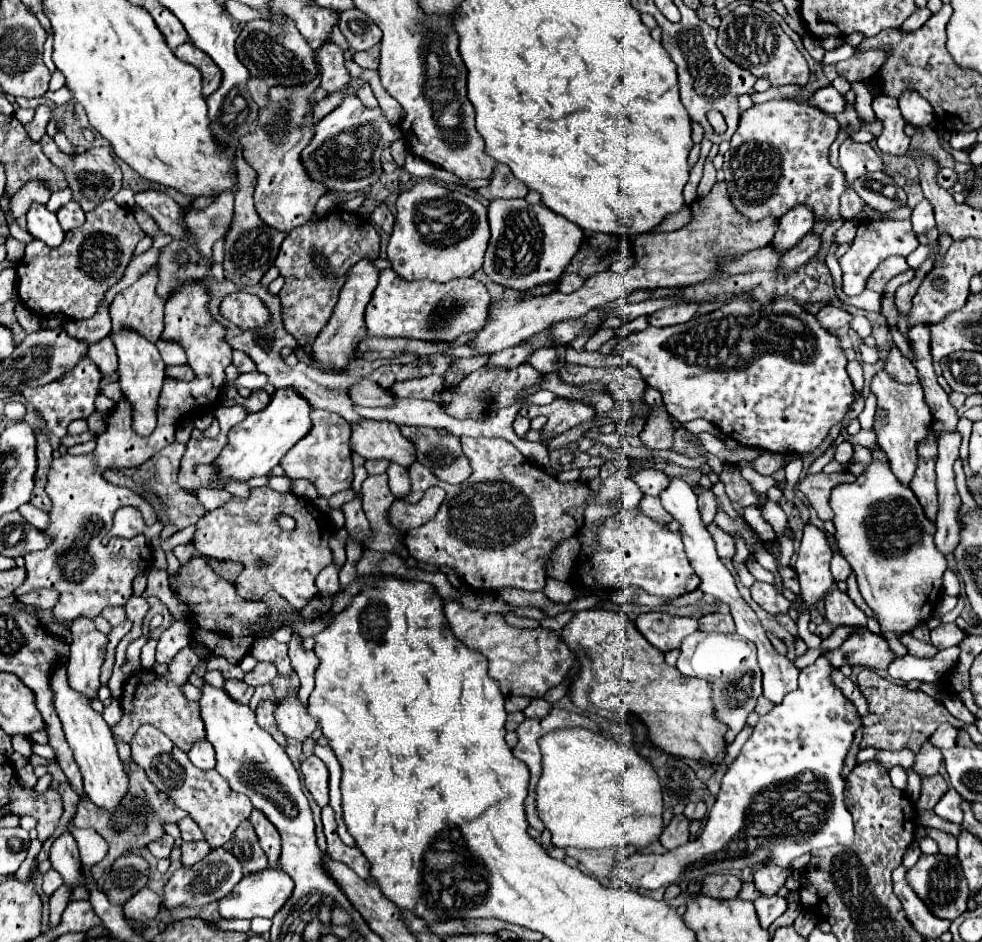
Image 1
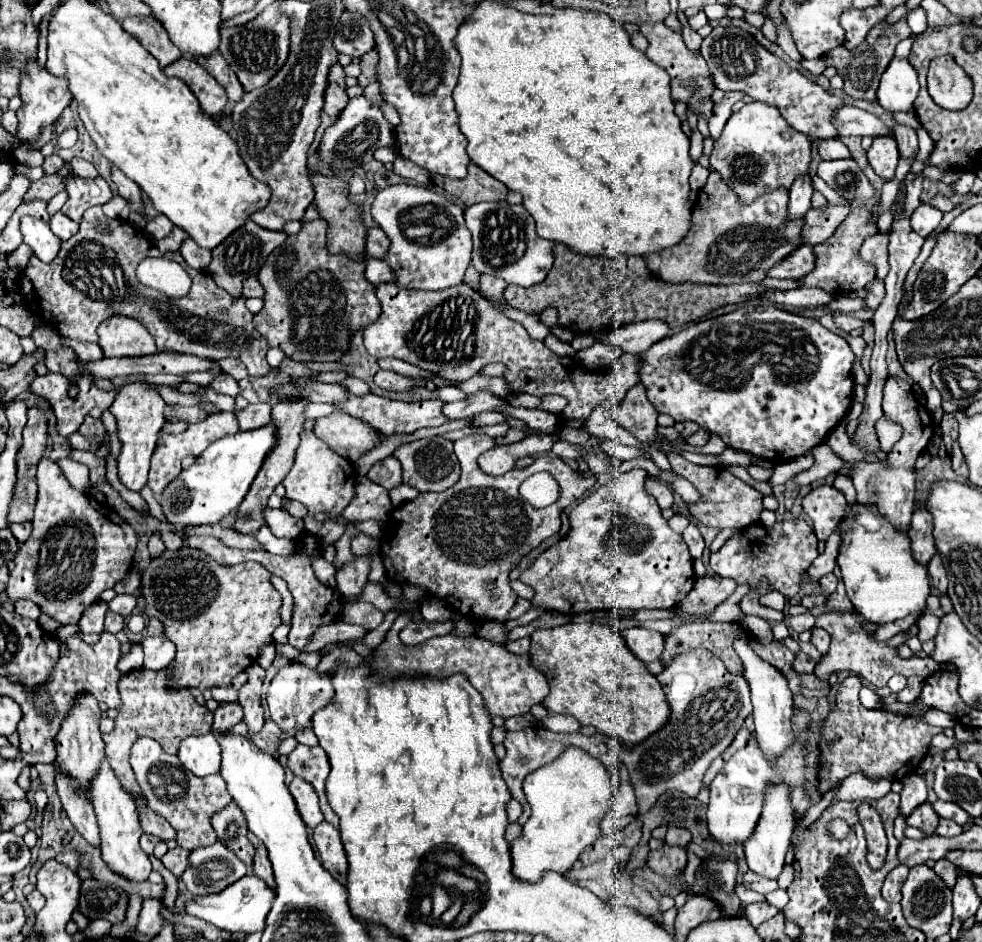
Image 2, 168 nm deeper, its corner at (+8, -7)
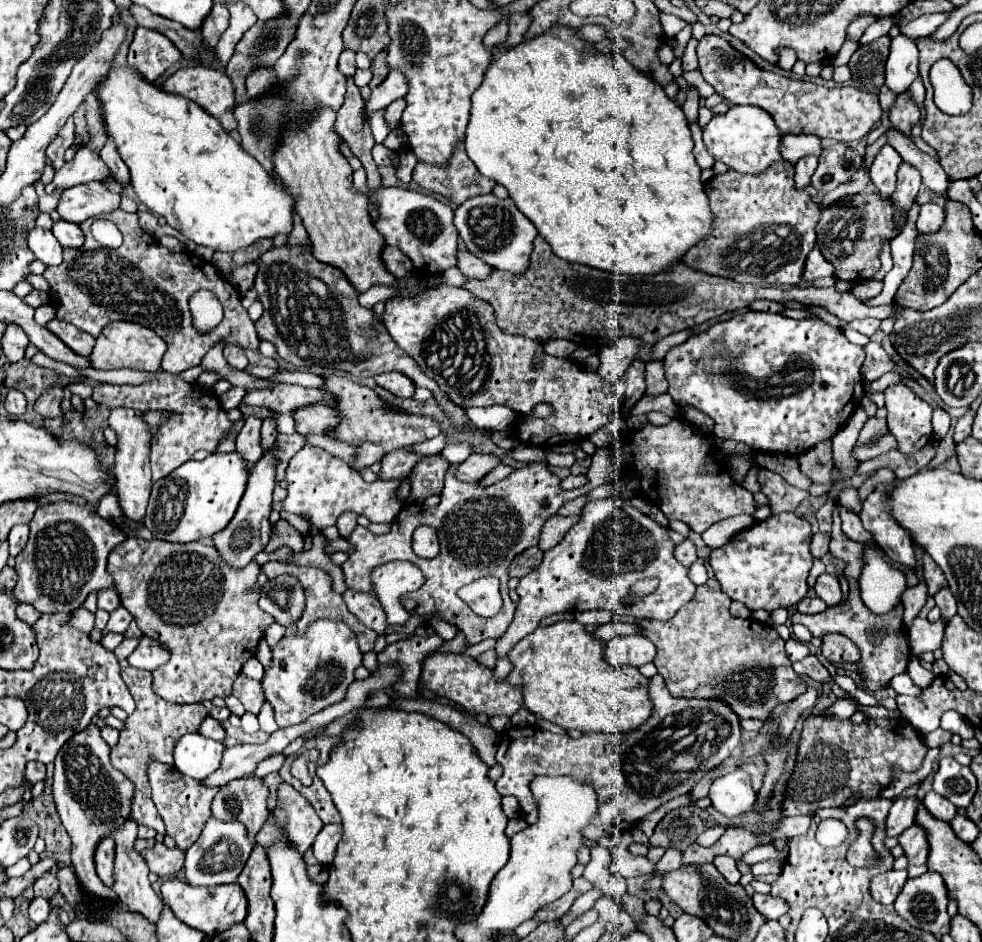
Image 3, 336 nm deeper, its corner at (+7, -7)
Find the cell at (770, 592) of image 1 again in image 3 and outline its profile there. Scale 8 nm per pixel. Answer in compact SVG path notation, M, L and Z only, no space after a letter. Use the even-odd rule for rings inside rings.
M789 638L787 642L785 642L785 650L787 650L787 656L795 662L795 660L801 660L801 658L805 658L807 654L809 654L809 648L803 644L803 642L799 642L799 640L795 640L795 638Z

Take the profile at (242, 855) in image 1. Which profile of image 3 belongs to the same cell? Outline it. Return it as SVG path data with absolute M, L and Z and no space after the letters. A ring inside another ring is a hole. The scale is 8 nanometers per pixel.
M255 774L233 780L215 796L211 806L213 818L225 822L237 820L247 828L249 838L255 838L267 820L267 794L267 786Z

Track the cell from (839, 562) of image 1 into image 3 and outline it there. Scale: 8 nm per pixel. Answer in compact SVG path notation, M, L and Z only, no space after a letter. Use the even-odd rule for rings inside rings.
M821 574L815 582L815 592L817 596L827 604L827 606L835 606L841 600L841 588L839 588L839 580L831 574Z

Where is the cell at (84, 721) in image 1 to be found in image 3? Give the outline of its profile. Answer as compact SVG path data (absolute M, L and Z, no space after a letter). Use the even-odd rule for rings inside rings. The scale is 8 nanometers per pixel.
M127 818L123 824L115 826L113 830L113 840L115 840L115 868L113 868L113 890L119 896L119 900L131 910L143 914L151 924L157 922L163 902L151 888L151 882L147 878L149 866L145 866L145 858L135 850L135 840L137 840L137 822L133 818Z

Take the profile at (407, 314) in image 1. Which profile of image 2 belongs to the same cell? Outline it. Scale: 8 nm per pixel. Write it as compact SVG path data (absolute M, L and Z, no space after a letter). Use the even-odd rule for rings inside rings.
M380 284L376 286L376 296L382 304L382 314L374 324L364 328L366 350L376 358L392 356L404 360L448 380L452 386L480 374L484 366L500 362L506 366L504 378L512 394L532 394L538 398L546 394L564 396L568 404L558 418L566 428L582 428L590 412L610 396L610 372L594 374L574 358L554 354L544 342L532 340L522 324L500 314L466 284L438 292Z

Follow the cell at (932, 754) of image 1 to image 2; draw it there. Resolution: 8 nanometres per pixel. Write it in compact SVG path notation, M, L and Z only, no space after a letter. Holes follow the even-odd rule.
M910 774L902 782L904 782L904 790L900 794L900 798L902 798L900 800L900 814L904 818L908 818L914 808L918 808L920 804L926 802L928 790L926 790L926 780L916 776L916 774Z

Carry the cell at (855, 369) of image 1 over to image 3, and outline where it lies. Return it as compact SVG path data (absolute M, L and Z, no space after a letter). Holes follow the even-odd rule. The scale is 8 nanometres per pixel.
M866 394L861 399L861 406L868 415L868 419L865 426L861 428L857 444L851 452L857 462L877 458L879 454L895 448L895 438L891 436L891 432L887 432L886 419L876 417L878 408Z

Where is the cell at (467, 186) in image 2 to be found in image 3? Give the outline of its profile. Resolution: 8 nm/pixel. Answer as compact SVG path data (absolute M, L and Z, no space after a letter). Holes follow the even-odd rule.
M459 148L447 166L417 162L413 180L421 188L437 192L455 204L463 204L465 200L479 194L491 194L491 190L495 188L493 180L479 174L479 170L465 154L465 148Z

